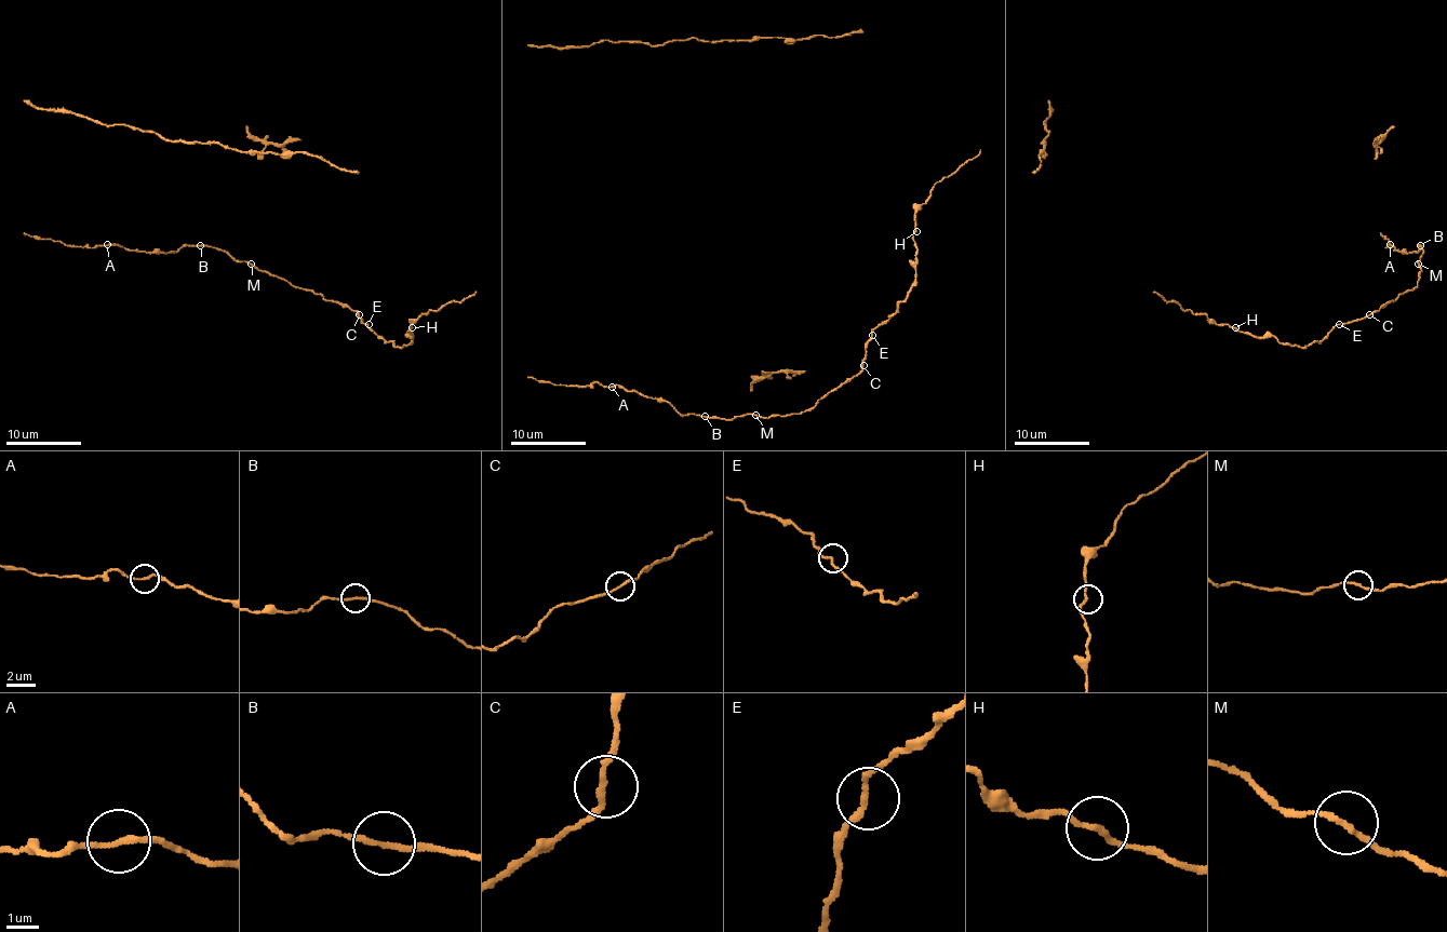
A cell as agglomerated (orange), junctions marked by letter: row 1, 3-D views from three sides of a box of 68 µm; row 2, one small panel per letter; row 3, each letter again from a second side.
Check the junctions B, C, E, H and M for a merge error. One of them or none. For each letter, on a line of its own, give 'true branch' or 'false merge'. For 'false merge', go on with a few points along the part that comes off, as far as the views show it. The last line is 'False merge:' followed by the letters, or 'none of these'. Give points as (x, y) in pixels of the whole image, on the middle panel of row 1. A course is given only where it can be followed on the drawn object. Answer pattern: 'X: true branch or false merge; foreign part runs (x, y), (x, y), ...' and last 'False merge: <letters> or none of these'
B: true branch
C: true branch
E: true branch
H: true branch
M: true branch
False merge: none of these

